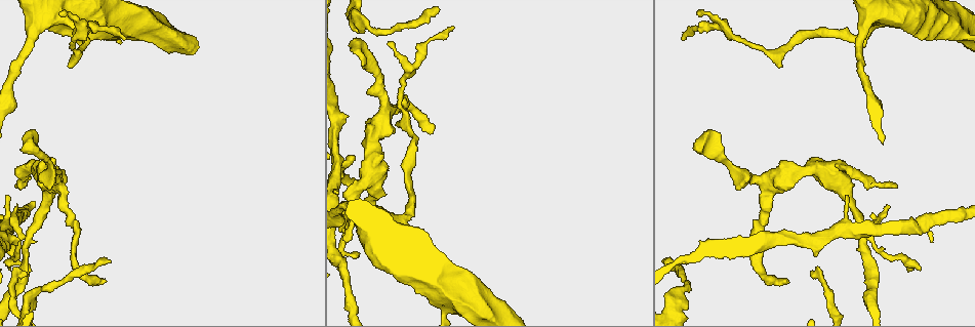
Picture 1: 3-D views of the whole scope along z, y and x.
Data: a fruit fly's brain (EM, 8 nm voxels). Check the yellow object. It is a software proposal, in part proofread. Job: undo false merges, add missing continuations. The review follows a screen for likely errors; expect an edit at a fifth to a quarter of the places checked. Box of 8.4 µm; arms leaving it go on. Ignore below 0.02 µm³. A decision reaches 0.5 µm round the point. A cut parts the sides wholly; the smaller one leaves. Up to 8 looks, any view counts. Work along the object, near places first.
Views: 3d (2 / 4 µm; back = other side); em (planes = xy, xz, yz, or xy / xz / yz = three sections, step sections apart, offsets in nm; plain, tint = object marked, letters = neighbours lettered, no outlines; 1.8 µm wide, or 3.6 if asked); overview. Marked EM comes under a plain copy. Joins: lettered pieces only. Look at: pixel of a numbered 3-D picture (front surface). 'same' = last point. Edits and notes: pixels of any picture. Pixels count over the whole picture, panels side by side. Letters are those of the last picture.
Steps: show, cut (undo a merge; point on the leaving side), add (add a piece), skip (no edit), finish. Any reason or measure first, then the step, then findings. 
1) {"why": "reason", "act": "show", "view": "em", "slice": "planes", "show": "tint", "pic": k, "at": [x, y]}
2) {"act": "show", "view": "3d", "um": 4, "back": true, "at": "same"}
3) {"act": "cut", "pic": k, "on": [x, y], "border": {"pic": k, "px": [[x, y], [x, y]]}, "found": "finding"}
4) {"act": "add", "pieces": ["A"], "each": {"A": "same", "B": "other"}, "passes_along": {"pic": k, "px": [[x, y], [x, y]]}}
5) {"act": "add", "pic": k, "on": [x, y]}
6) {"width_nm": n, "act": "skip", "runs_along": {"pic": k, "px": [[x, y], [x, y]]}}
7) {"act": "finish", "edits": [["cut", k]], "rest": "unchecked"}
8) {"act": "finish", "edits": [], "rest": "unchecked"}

{"act": "show", "view": "3d", "um": 4, "pic": 1, "at": [33, 132]}

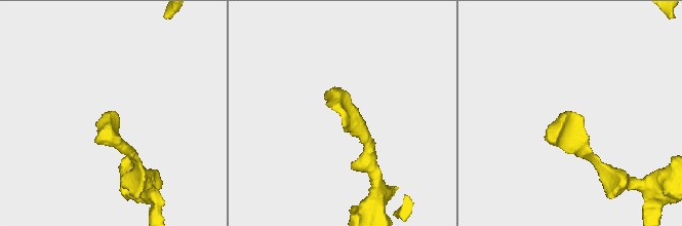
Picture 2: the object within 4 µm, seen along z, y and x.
{"why": "shape alone is not enough", "act": "show", "view": "em", "slice": "planes", "show": "letters", "pic": 2, "at": [341, 111]}

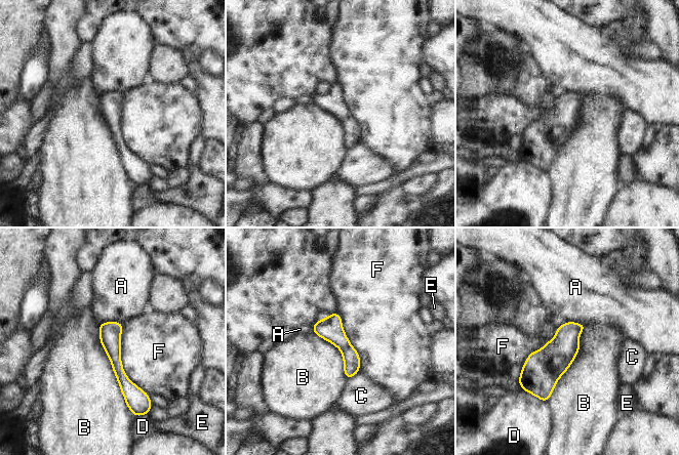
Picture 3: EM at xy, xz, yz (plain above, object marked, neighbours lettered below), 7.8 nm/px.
{"act": "skip", "each": {"A": "other", "B": "other", "C": "other", "D": "other", "E": "other", "F": "other"}, "border": {"pic": 3, "px": [[98, 324], [100, 343], [130, 411]]}, "found": "no lettered piece goes on from it"}

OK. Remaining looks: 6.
{"why": "free end", "act": "show", "view": "em", "slice": "xy", "step": 8, "show": "tint", "pic": 1, "at": [683, 40]}

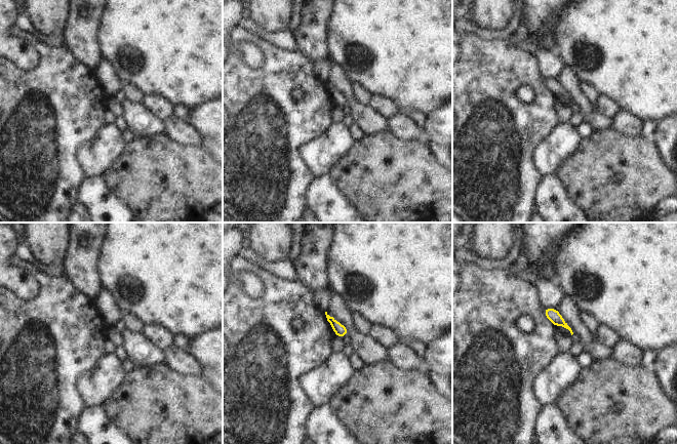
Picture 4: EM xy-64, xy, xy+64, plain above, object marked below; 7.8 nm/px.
{"why": "cut it another way", "act": "show", "view": "em", "slice": "planes", "show": "letters", "at": "same"}

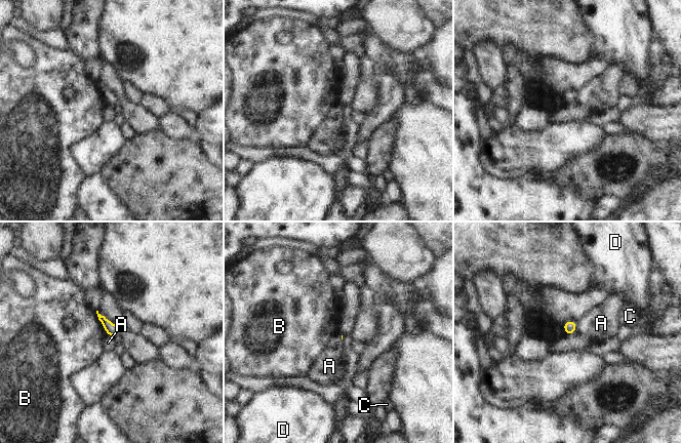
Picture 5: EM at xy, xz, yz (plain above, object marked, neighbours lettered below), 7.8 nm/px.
{"act": "skip", "each": {"A": "other", "B": "other", "C": "other", "D": "other"}, "border": {"pic": 5, "px": [[577, 324], [577, 327], [567, 335]]}, "found": "no lettered piece goes on from it"}

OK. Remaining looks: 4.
{"why": "an open end", "act": "show", "view": "3d", "um": 2, "back": true, "pic": 1, "at": [895, 187]}

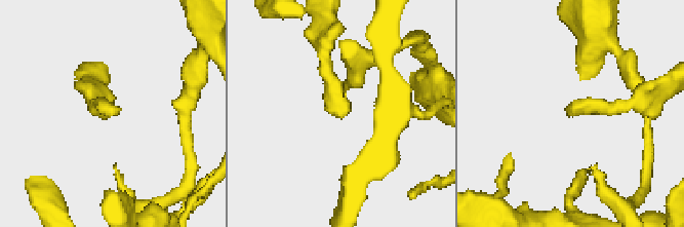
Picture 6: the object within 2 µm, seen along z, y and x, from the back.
{"act": "show", "view": "em", "slice": "yz", "step": 16, "show": "tint", "pic": 6, "at": [574, 114]}

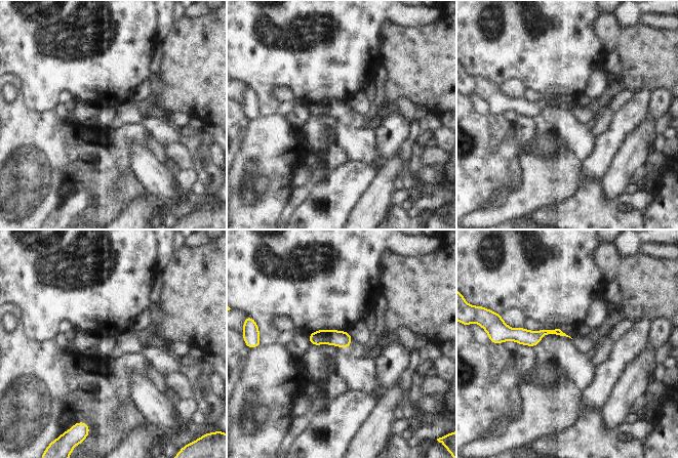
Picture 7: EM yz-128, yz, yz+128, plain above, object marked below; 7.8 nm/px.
{"act": "show", "view": "em", "slice": "planes", "show": "letters", "at": "same"}

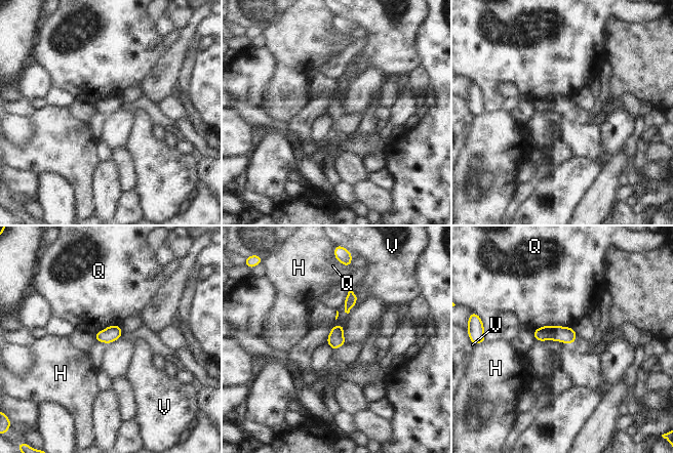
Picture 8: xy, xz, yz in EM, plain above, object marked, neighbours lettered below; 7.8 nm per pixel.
{"width_nm": 130, "longest_contact_nm": ["Q", 320], "act": "skip", "each": {"H": "other", "Q": "other", "V": "other"}, "found": "no lettered piece goes on from it"}

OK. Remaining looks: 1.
{"act": "finish", "edits": [], "rest": "unchecked"}

